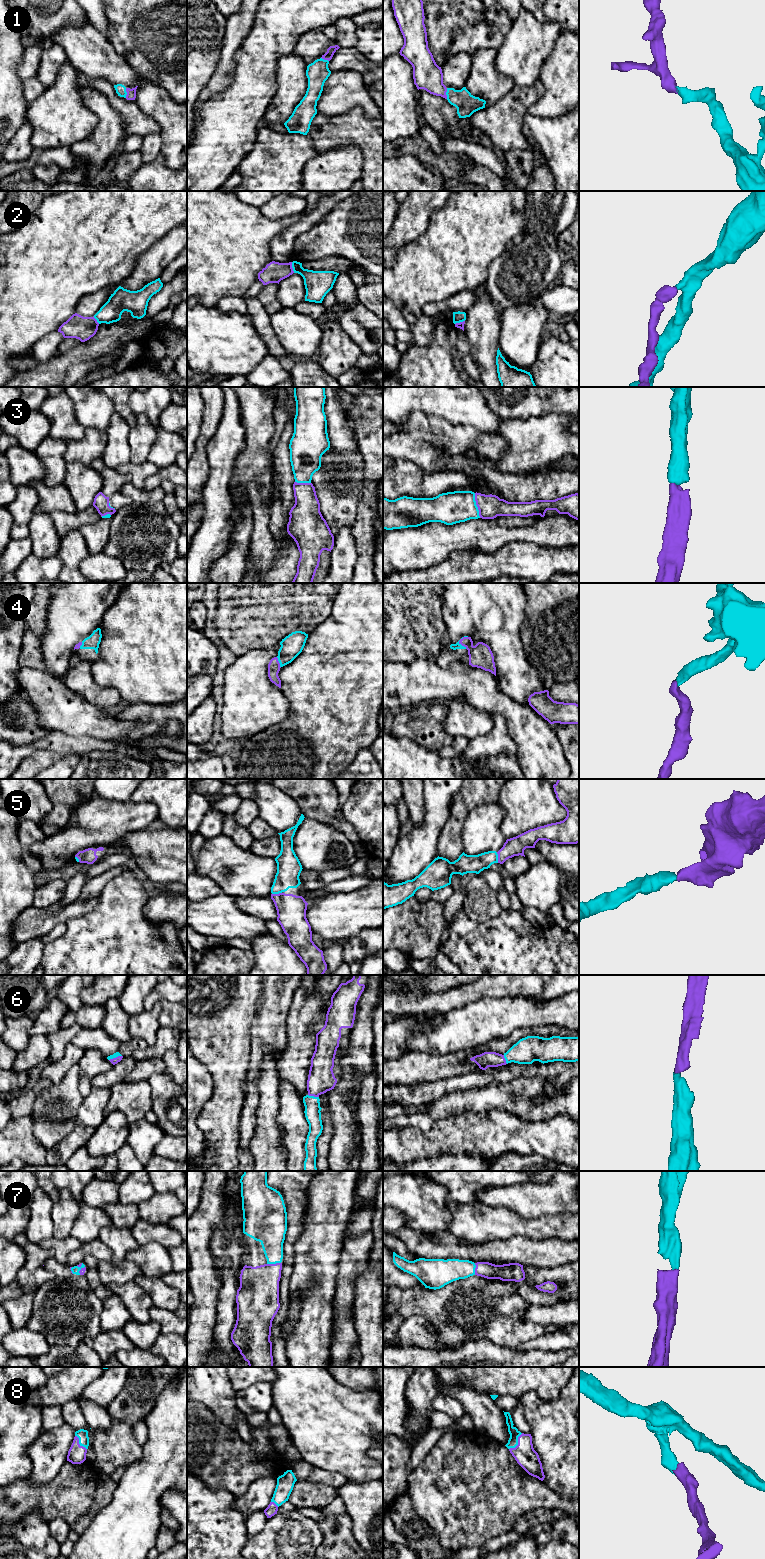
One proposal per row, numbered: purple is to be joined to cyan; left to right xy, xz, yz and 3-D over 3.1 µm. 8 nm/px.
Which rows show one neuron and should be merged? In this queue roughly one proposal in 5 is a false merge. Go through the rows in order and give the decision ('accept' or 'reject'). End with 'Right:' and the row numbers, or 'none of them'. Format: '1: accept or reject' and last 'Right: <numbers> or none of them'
1: accept
2: reject
3: accept
4: accept
5: accept
6: accept
7: accept
8: accept
Right: 1, 3, 4, 5, 6, 7, 8

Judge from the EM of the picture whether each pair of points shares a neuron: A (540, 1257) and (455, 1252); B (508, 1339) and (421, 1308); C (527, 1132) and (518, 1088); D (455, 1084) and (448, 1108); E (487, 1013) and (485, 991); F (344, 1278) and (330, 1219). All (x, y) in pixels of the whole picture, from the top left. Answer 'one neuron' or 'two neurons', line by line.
A: one neuron
B: one neuron
C: two neurons
D: two neurons
E: two neurons
F: two neurons

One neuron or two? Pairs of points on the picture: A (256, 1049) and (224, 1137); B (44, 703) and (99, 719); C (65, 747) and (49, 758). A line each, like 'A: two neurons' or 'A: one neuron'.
A: two neurons
B: one neuron
C: two neurons

